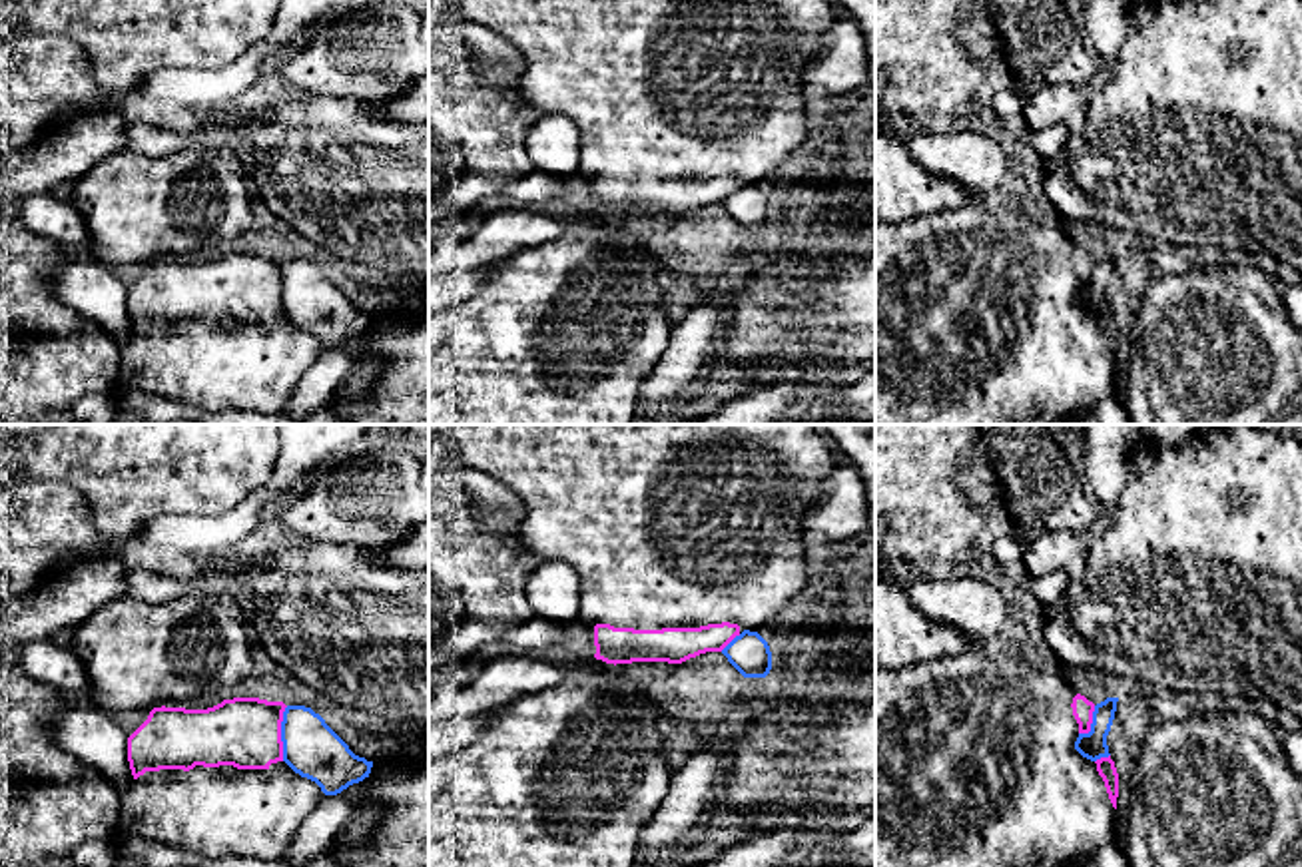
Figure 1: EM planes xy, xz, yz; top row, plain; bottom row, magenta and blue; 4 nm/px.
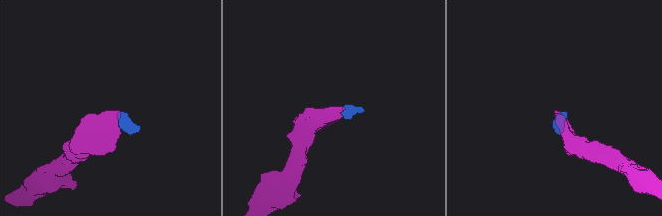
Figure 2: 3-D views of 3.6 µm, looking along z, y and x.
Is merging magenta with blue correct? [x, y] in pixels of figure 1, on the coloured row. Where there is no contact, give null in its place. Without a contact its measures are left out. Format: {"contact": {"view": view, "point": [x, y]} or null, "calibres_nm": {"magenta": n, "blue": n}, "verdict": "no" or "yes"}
{"contact": {"view": "xy", "point": [280, 734]}, "calibres_nm": {"magenta": 280, "blue": 220}, "verdict": "no"}

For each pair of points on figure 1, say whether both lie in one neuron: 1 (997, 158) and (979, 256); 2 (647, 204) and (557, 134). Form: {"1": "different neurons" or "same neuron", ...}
{"1": "different neurons", "2": "different neurons"}

